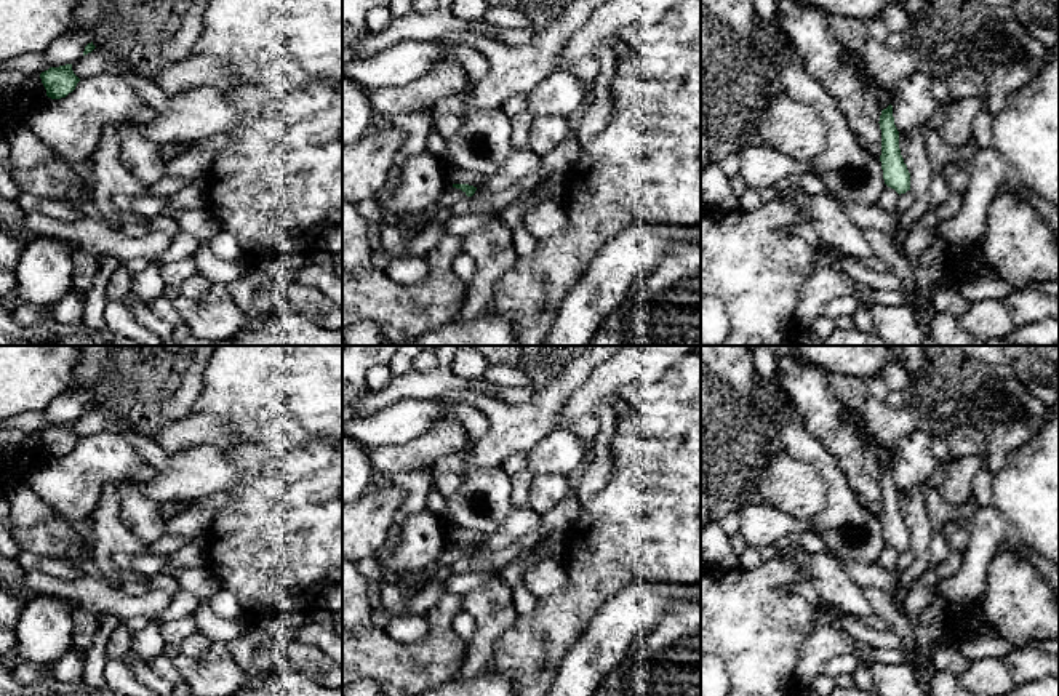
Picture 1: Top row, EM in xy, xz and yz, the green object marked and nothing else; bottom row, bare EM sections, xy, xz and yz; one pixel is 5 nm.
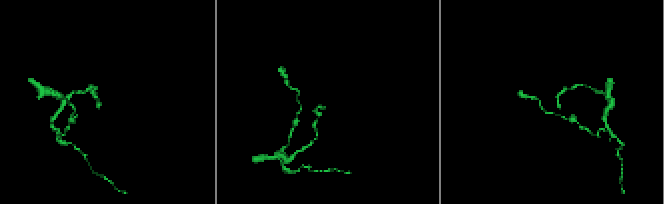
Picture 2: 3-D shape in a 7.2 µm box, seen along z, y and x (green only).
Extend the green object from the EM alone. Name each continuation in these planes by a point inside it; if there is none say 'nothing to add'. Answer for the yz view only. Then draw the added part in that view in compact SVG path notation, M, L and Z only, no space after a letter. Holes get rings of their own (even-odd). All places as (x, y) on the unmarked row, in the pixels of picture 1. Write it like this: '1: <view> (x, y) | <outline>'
nothing to add

